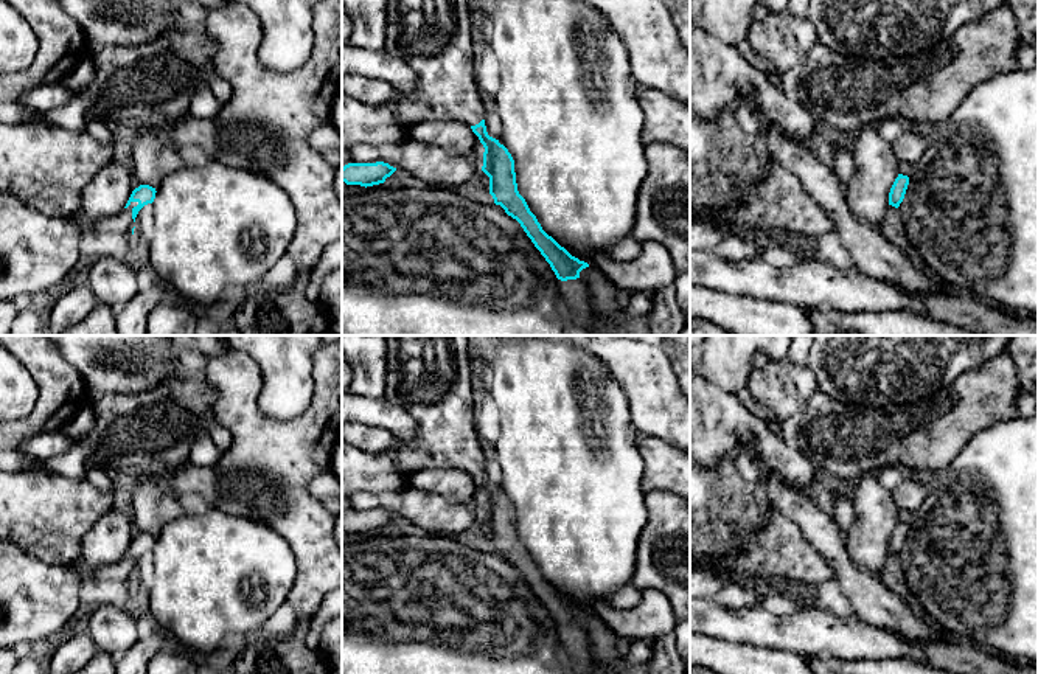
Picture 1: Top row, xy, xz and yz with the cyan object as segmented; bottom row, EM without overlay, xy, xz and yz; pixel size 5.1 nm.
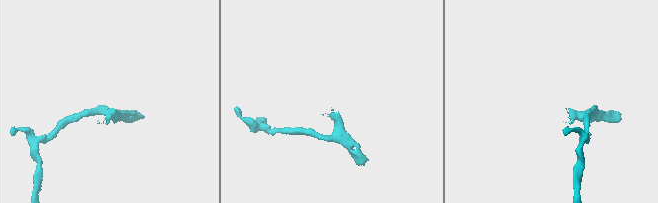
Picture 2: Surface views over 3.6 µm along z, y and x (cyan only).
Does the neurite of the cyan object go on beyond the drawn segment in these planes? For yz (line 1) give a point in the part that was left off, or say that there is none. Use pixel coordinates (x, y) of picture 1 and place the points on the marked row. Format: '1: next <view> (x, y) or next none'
1: next none

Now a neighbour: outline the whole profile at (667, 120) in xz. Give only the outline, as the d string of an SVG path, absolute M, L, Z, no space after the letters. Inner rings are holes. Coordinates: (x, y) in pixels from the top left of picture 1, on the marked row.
M639 89L645 115L642 143L667 143L690 152L690 106L653 89Z

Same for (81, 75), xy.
M85 54L59 82L73 95L85 92L95 78L93 56Z

